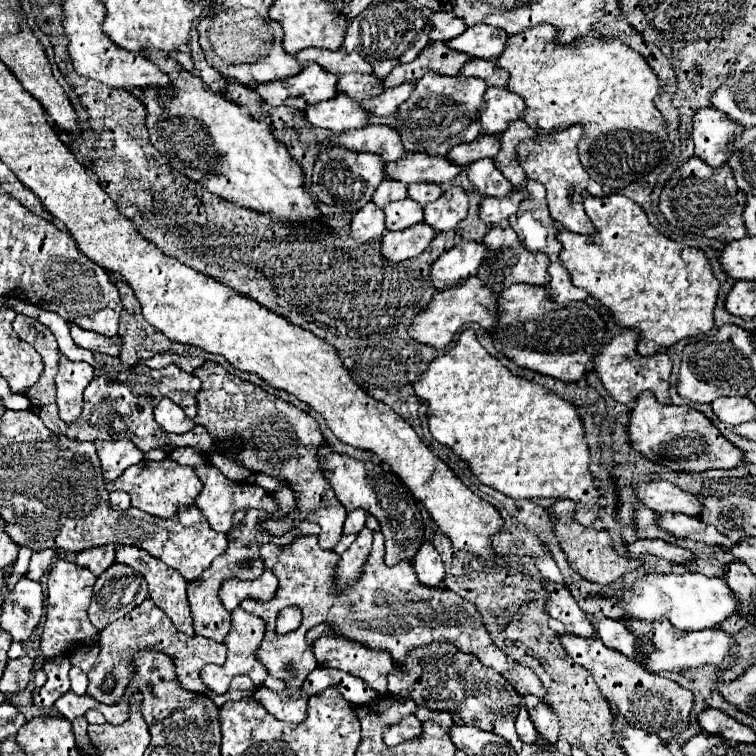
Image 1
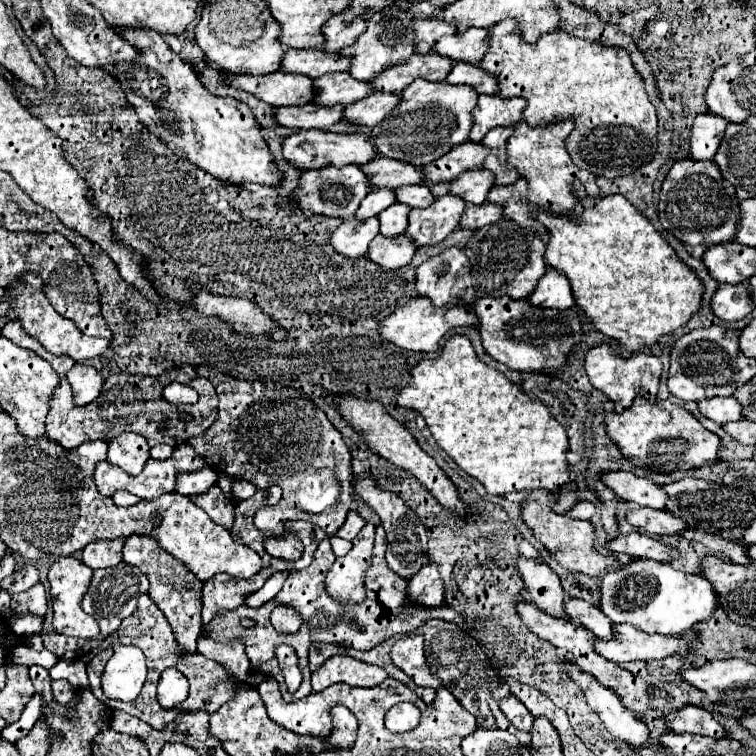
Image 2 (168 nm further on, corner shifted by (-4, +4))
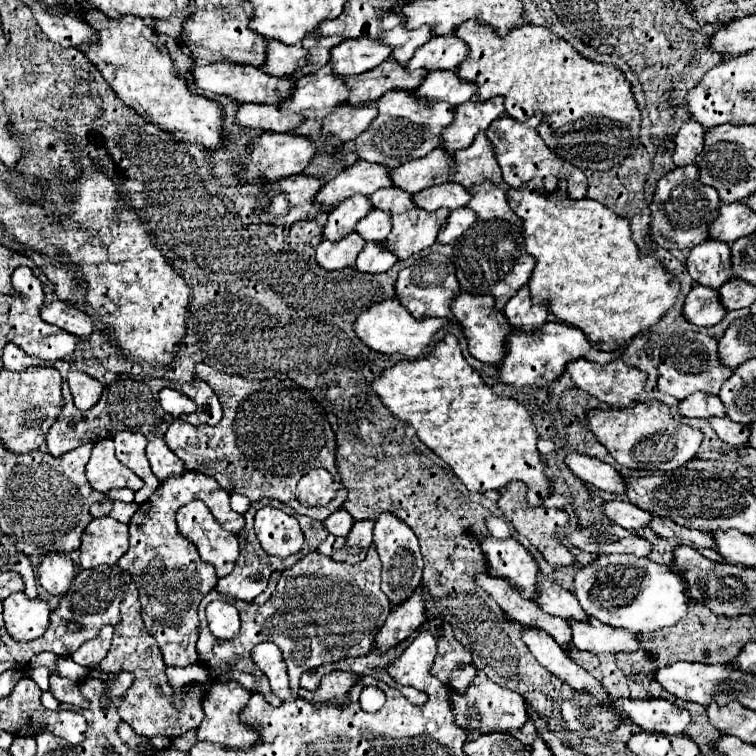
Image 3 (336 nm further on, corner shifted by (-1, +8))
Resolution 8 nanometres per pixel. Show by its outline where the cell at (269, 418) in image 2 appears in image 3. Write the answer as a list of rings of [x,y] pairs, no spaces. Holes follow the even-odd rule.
[[[197,364],[195,370],[197,370],[197,378],[203,380],[203,382],[207,382],[207,384],[213,388],[213,392],[217,394],[217,398],[219,398],[219,402],[221,402],[221,406],[223,406],[223,418],[221,418],[221,422],[216,426],[193,426],[181,420],[181,418],[175,418],[175,420],[169,424],[163,440],[165,440],[165,444],[181,458],[181,462],[183,462],[183,466],[185,466],[187,472],[207,474],[207,476],[215,478],[215,480],[219,482],[219,486],[221,486],[223,490],[227,490],[229,494],[245,494],[251,502],[263,500],[265,496],[271,498],[271,500],[279,500],[279,502],[283,502],[283,504],[289,504],[297,514],[307,514],[307,516],[311,516],[311,518],[315,518],[315,520],[325,520],[327,516],[331,516],[333,512],[337,512],[337,510],[343,506],[343,500],[345,500],[347,492],[345,492],[345,488],[343,488],[343,484],[341,484],[341,476],[339,476],[339,472],[337,472],[337,468],[335,468],[335,436],[333,436],[333,430],[331,430],[329,422],[327,422],[327,416],[325,416],[323,406],[311,396],[311,392],[303,390],[301,386],[297,386],[297,384],[295,384],[293,380],[289,380],[289,378],[285,378],[285,380],[279,380],[279,378],[271,378],[271,380],[247,380],[247,378],[239,378],[239,376],[231,376],[231,374],[219,372],[219,370],[215,370],[215,368],[207,366],[207,364]]]

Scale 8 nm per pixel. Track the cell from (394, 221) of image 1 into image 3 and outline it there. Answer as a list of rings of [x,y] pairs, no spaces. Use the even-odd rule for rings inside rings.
[[[371,210],[363,220],[355,224],[355,232],[365,242],[383,242],[391,232],[391,214]]]

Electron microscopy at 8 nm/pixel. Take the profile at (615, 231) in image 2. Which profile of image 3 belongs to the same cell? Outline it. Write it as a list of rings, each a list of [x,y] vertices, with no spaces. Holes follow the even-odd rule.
[[[531,180],[519,188],[509,188],[507,202],[523,220],[525,250],[535,258],[533,276],[527,284],[531,302],[545,304],[559,320],[579,328],[591,344],[607,348],[625,346],[639,332],[657,324],[663,312],[673,306],[679,294],[679,282],[673,276],[667,276],[667,272],[655,264],[653,256],[639,254],[635,242],[631,240],[627,220],[607,212],[607,208],[603,208],[597,200],[569,200],[565,180],[561,180],[553,192],[543,190],[539,180]]]

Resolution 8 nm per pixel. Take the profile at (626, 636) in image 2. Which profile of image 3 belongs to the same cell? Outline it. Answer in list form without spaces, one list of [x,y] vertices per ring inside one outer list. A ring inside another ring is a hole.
[[[589,618],[587,622],[567,620],[571,626],[571,642],[577,650],[587,650],[593,654],[601,652],[633,652],[639,642],[635,634],[623,628],[611,628],[607,624],[599,624],[599,620]]]

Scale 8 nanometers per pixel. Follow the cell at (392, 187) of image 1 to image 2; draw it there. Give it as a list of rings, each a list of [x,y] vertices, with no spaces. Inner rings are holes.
[[[372,188],[370,194],[366,196],[366,200],[362,200],[362,204],[356,212],[356,218],[366,220],[370,216],[378,216],[384,208],[388,208],[394,202],[396,202],[394,190],[390,190],[390,188]]]

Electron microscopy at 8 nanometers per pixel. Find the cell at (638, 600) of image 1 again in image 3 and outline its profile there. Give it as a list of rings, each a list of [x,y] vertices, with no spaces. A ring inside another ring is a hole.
[[[601,554],[595,562],[579,568],[573,576],[573,594],[587,616],[629,632],[649,632],[677,624],[687,614],[685,582],[665,564],[631,554]]]

